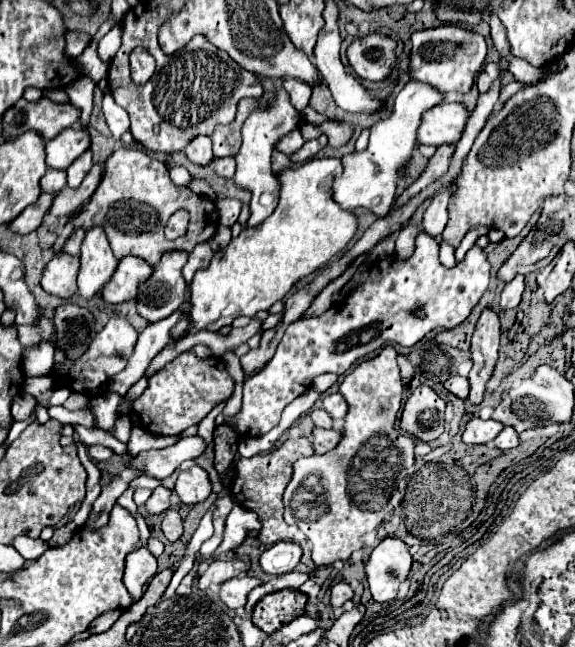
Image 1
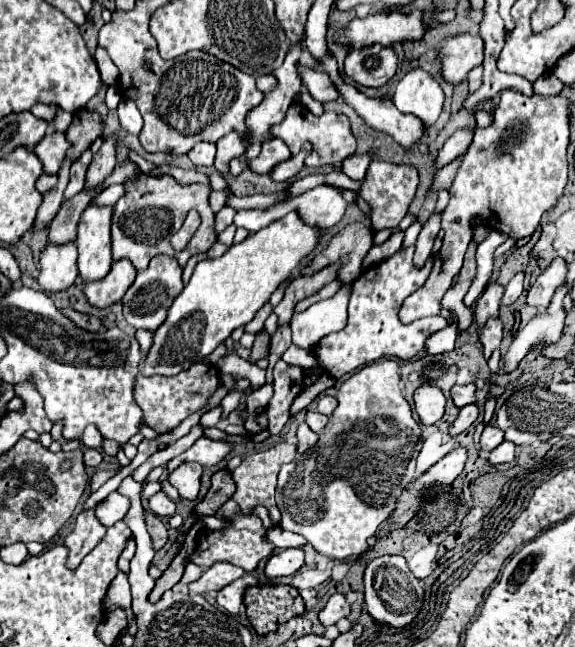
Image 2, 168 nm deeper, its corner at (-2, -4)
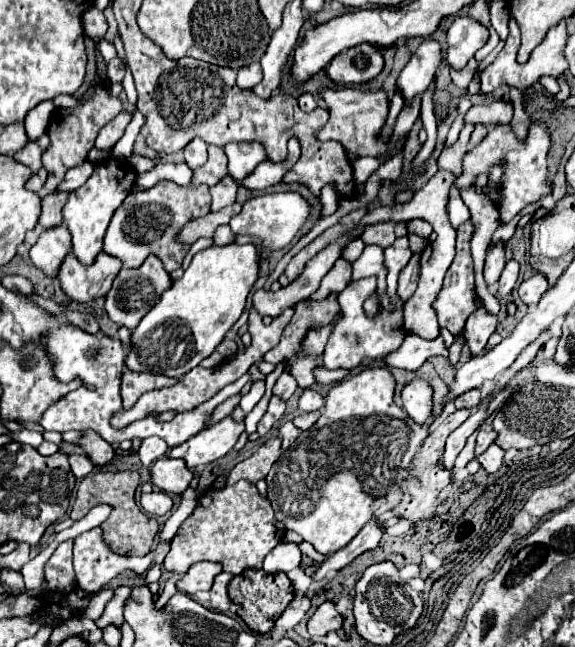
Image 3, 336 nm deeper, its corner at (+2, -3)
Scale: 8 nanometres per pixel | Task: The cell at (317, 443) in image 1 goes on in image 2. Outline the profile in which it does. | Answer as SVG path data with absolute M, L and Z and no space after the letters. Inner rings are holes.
M302 423L298 427L298 433L296 435L298 435L298 451L300 453L306 453L308 449L312 449L318 443L318 433L312 433L306 423Z

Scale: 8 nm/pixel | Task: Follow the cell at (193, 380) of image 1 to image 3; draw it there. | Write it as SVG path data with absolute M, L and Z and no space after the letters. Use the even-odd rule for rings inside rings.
M124 370L122 374L122 386L120 386L120 394L122 394L122 406L128 410L136 404L136 400L150 390L156 390L160 386L170 386L174 384L174 378L168 376L158 376L158 374L140 374L140 372L132 372L132 370Z

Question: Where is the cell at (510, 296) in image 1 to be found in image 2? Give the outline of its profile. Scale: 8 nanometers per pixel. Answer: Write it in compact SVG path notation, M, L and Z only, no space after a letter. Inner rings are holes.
M518 273L518 275L506 285L506 291L504 291L504 297L502 297L502 305L512 305L512 303L522 295L522 279L524 279L524 273Z

